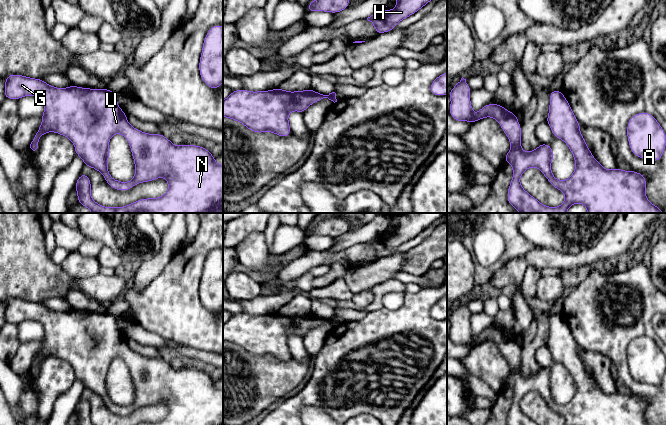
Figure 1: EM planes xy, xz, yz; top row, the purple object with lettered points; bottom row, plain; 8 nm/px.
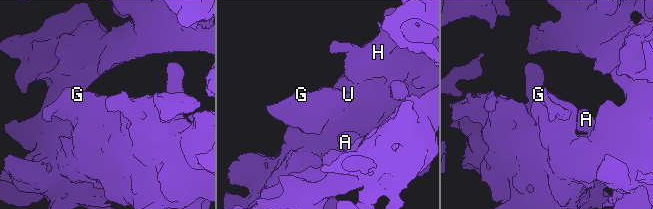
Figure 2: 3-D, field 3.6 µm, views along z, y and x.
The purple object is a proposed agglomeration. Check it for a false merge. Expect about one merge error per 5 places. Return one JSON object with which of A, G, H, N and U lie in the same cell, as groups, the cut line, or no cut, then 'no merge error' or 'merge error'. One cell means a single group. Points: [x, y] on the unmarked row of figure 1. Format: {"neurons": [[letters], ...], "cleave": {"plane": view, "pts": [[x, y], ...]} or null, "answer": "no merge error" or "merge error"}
{"neurons": [["A", "G", "H", "N", "U"]], "cleave": null, "answer": "no merge error"}

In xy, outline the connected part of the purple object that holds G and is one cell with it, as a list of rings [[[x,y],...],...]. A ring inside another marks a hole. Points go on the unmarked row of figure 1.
[[[10,298],[5,302],[4,319],[5,323],[13,324],[30,319],[43,325],[42,347],[30,368],[33,375],[38,372],[43,358],[55,356],[70,363],[84,390],[99,395],[113,413],[127,415],[139,407],[154,405],[158,401],[168,405],[168,415],[161,421],[137,425],[223,425],[223,389],[215,386],[215,381],[207,372],[187,368],[176,370],[162,358],[149,358],[134,352],[127,345],[124,334],[119,332],[116,317],[108,312],[92,313],[75,309],[56,312],[42,303]],[[117,357],[128,365],[135,388],[135,400],[129,406],[113,403],[107,391],[109,365]]]

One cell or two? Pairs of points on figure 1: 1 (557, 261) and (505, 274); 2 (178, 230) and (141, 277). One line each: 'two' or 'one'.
1: one
2: one

